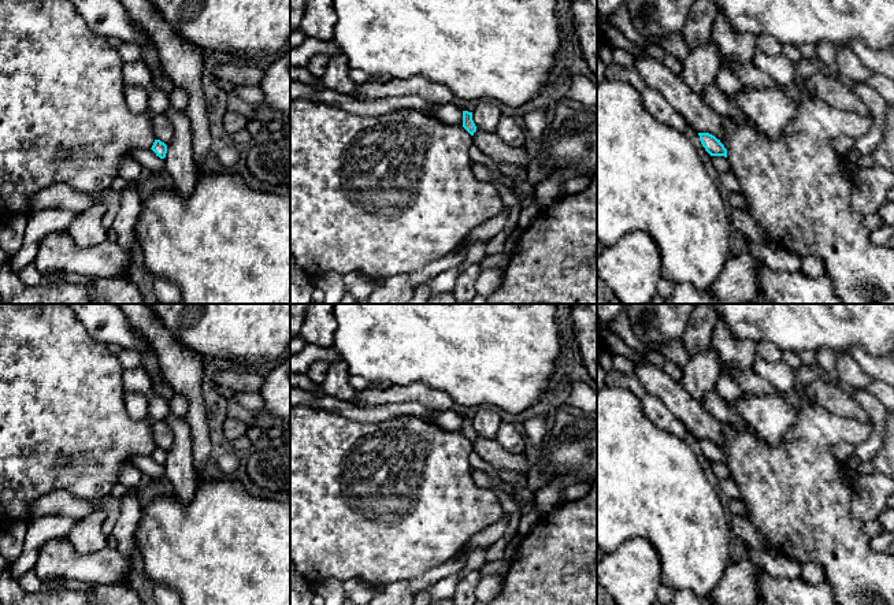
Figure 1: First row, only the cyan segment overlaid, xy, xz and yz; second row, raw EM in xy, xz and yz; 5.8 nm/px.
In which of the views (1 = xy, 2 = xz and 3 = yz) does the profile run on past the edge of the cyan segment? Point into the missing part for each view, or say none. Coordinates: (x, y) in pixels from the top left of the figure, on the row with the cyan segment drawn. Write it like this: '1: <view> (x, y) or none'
1: none
2: none
3: none

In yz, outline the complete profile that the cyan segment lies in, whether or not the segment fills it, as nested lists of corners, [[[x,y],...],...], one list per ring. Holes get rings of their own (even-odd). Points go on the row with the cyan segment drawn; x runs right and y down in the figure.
[[[698,133],[698,136],[700,136],[700,141],[701,141],[702,146],[705,148],[705,151],[711,156],[724,156],[724,157],[727,157],[727,149],[720,142],[720,140],[717,140],[715,136],[712,136],[709,133]]]

